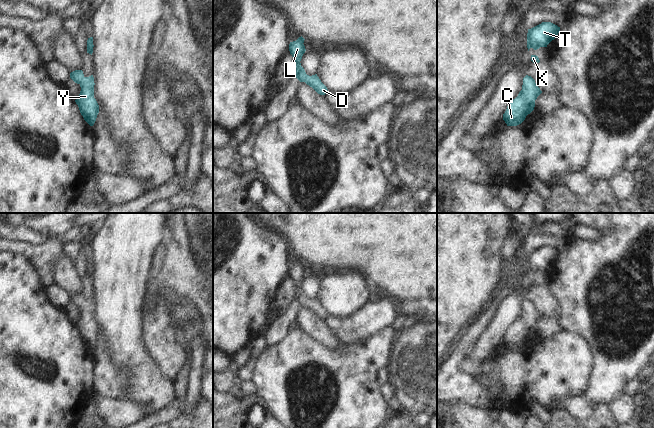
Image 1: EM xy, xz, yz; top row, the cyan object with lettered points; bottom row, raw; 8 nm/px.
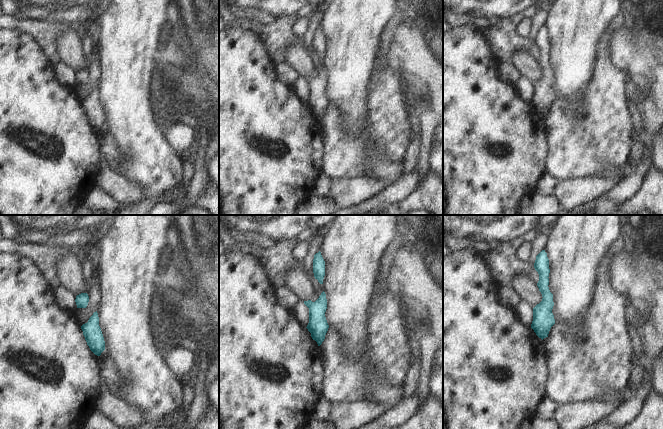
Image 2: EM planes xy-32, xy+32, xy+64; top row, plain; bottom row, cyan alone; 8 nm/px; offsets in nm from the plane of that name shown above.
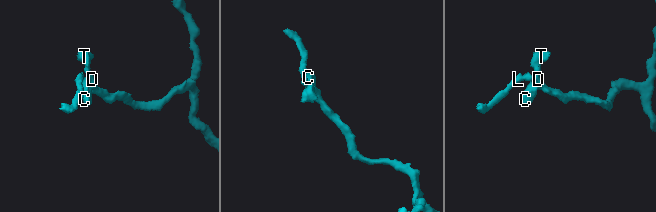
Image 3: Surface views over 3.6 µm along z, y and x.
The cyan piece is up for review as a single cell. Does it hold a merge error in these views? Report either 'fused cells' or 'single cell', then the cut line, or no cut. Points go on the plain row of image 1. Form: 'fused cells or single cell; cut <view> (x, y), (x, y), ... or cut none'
single cell; cut none

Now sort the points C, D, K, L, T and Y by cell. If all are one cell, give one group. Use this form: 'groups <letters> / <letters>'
groups C D K L T Y

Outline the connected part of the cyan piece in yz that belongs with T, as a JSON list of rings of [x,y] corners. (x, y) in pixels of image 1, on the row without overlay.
[[[542,246],[541,248],[528,253],[527,272],[534,274],[547,269],[554,264],[560,255],[560,251],[551,246]]]

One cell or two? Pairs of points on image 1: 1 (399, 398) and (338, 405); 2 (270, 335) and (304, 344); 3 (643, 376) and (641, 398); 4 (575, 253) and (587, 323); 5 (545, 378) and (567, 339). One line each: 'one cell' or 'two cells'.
1: two cells
2: two cells
3: one cell
4: one cell
5: one cell

